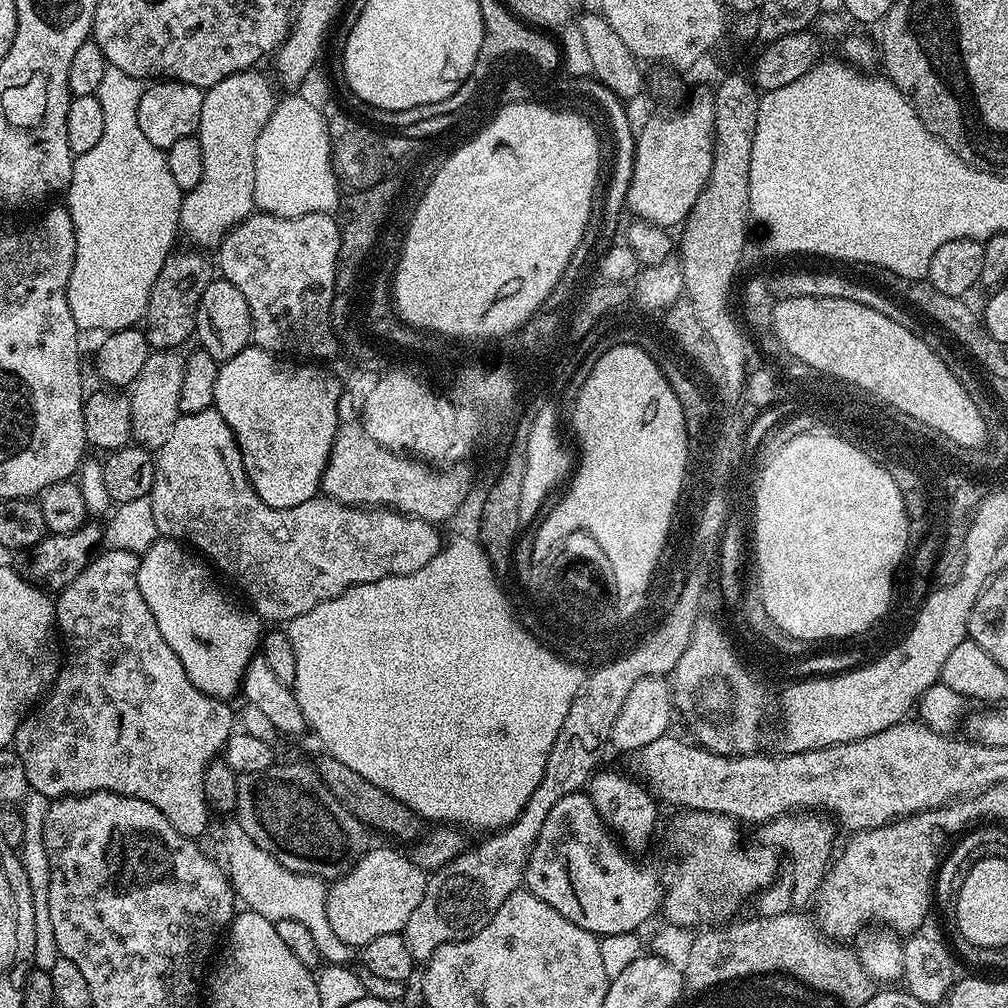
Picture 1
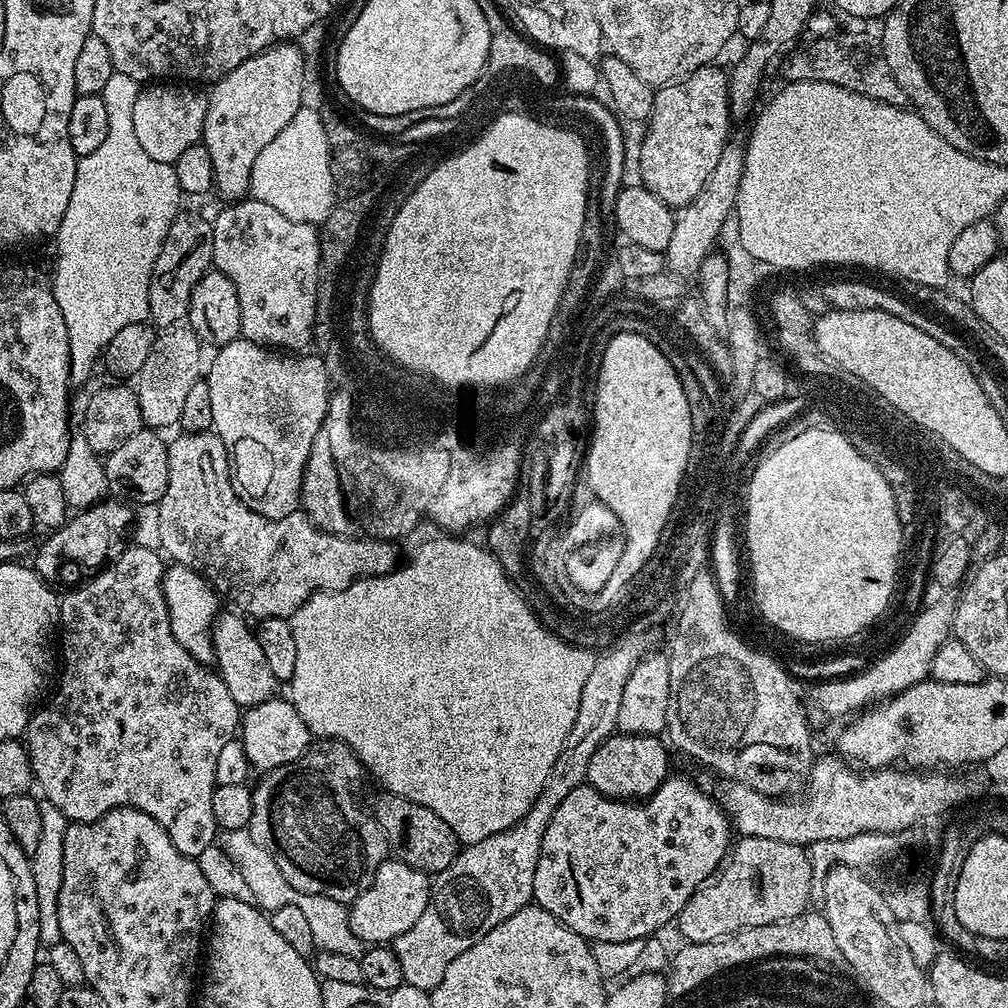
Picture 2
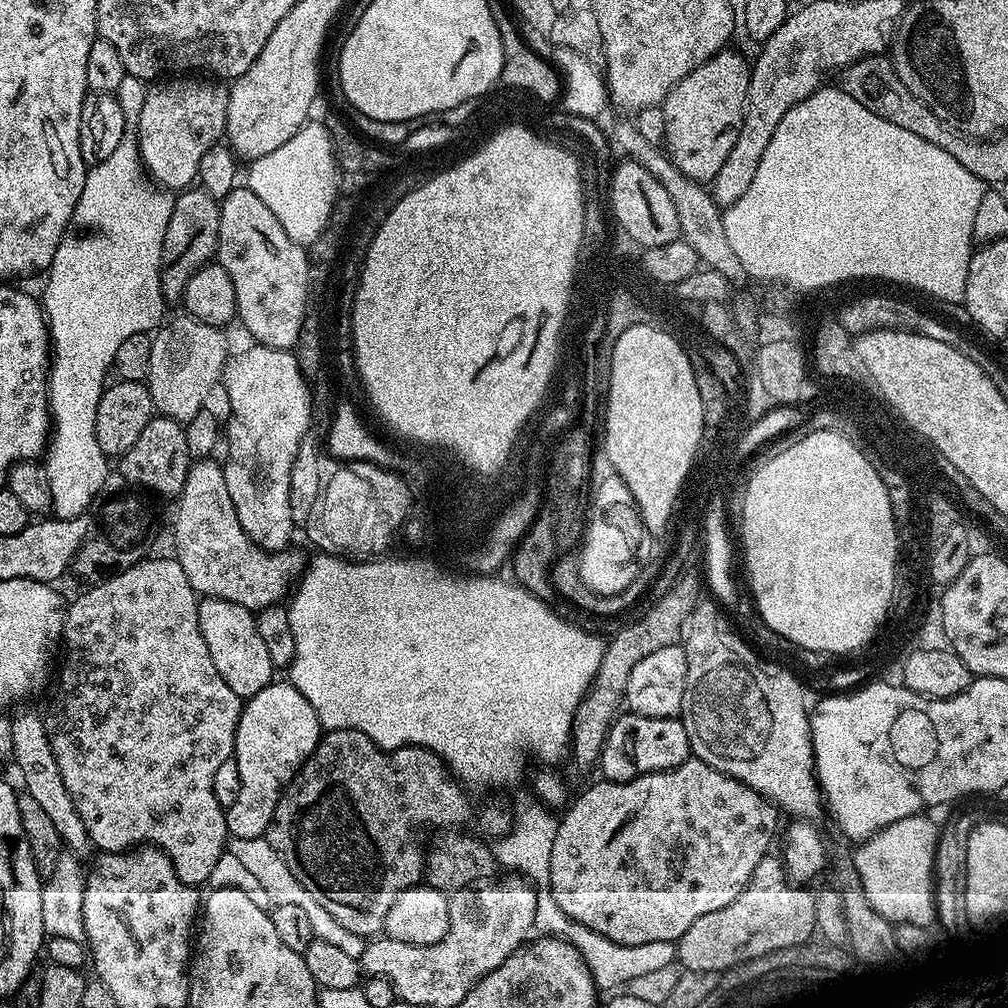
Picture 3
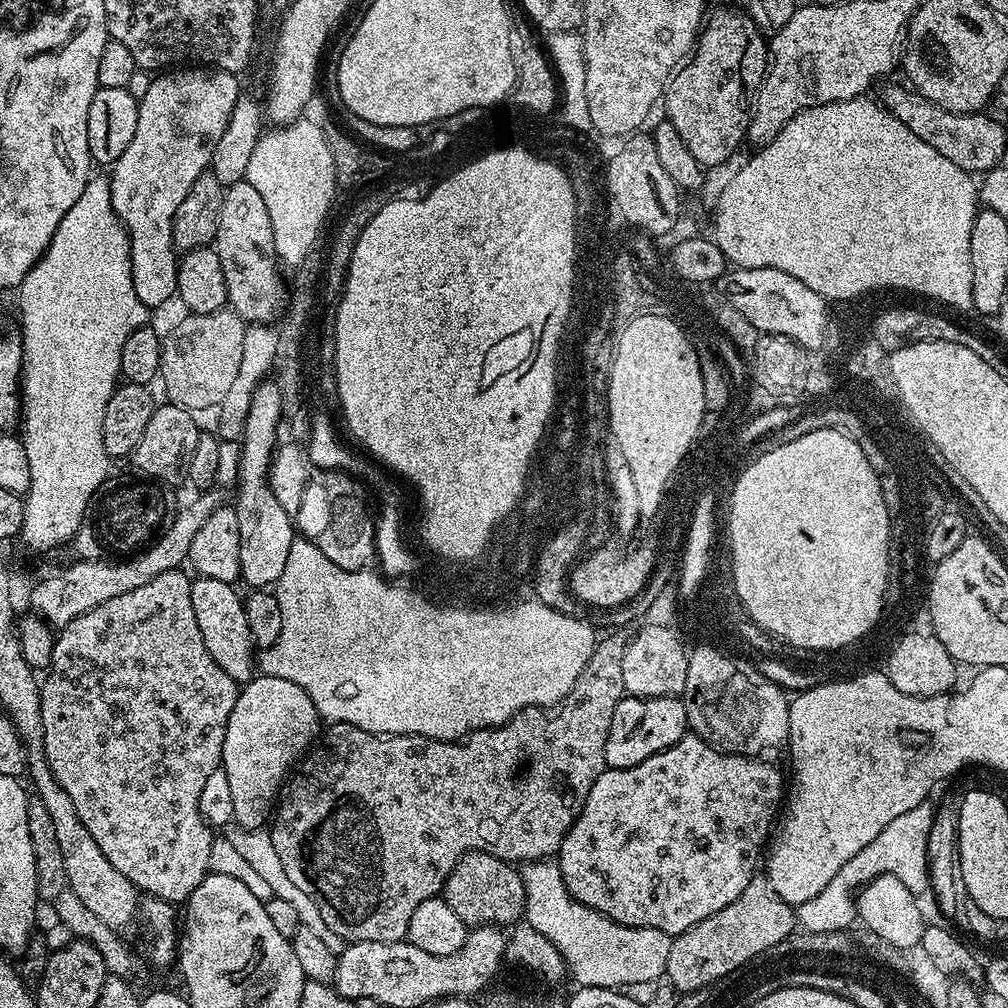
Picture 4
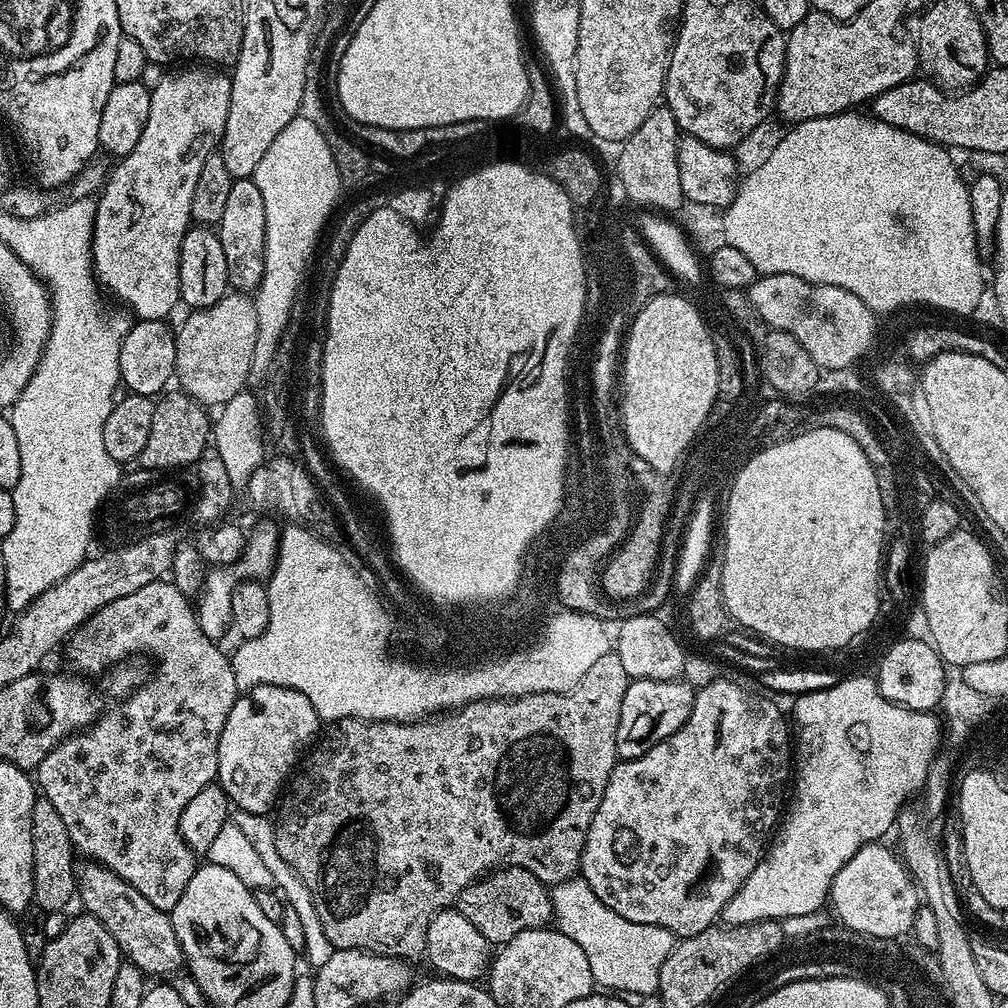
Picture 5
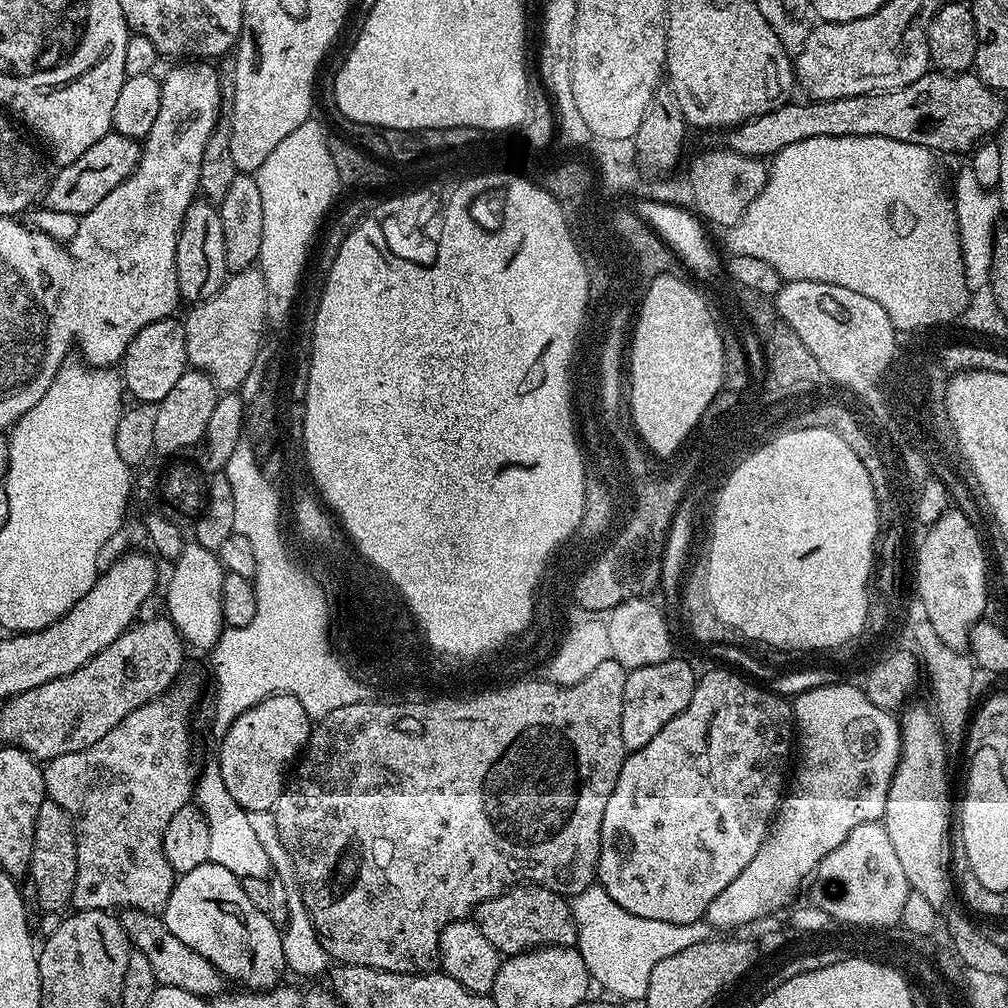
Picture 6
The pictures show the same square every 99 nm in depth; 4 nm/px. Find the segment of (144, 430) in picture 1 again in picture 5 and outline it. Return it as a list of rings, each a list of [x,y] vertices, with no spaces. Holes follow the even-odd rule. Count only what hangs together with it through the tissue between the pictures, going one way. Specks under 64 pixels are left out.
[[[229,291],[214,306],[187,313],[176,333],[176,374],[179,387],[205,406],[223,406],[234,394],[245,391],[252,375],[254,342],[258,338],[258,314],[251,295]]]

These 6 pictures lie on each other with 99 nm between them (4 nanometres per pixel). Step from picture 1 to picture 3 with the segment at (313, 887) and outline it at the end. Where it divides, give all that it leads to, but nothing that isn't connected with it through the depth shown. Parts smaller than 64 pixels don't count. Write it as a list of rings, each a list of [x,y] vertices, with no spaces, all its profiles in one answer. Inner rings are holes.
[[[246,838],[245,840],[229,839],[226,850],[230,854],[234,854],[234,858],[242,861],[249,874],[254,874],[254,878],[258,878],[258,883],[270,893],[273,904],[298,906],[310,918],[313,937],[321,939],[323,942],[330,942],[333,946],[338,946],[343,953],[359,961],[360,955],[364,952],[365,937],[338,926],[338,922],[334,922],[330,910],[324,909],[323,906],[318,906],[314,894],[310,894],[310,890],[306,890],[306,886],[302,886],[302,882],[298,882],[298,878],[294,878],[294,874],[290,874],[289,868],[286,867],[286,862],[282,862],[282,858],[278,855],[278,850],[274,850],[274,846],[270,846],[267,838],[259,840],[254,838]]]

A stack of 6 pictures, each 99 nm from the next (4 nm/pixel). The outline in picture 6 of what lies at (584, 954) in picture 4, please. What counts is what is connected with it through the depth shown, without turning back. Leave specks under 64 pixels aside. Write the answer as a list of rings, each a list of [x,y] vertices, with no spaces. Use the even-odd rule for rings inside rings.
[[[596,882],[582,894],[573,897],[570,903],[577,930],[576,948],[586,961],[591,979],[618,994],[623,1001],[644,999],[650,975],[659,962],[698,942],[711,939],[714,934],[712,925],[706,920],[678,924],[630,914],[618,906]]]

